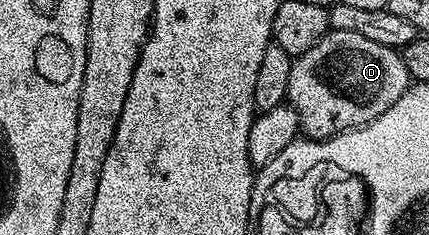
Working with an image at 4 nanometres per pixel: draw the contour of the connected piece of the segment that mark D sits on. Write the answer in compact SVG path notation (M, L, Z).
M329 29L308 52L293 59L286 102L296 112L301 133L311 140L321 140L376 120L411 85L408 68L395 47L364 40L357 32Z

